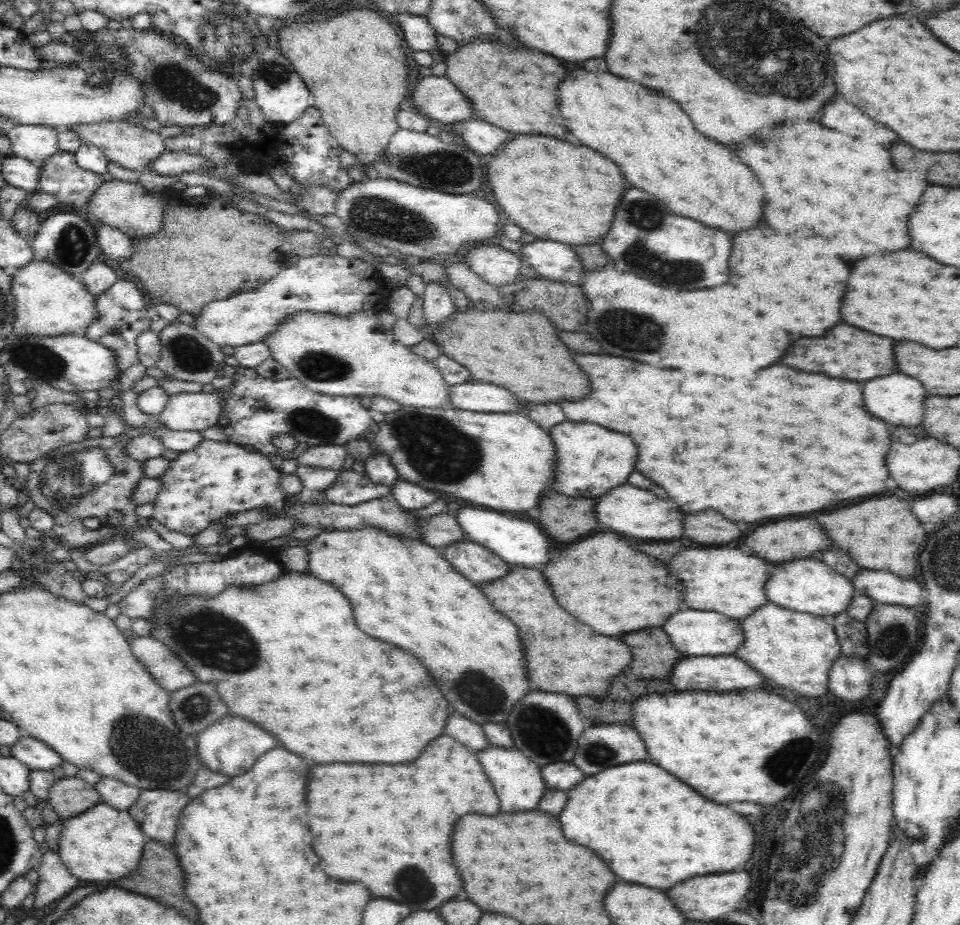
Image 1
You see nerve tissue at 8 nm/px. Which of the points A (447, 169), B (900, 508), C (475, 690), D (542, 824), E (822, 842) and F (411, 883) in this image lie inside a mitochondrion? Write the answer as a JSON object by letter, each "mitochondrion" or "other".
{"A":"mitochondrion","B":"other","C":"mitochondrion","D":"other","E":"mitochondrion","F":"mitochondrion"}

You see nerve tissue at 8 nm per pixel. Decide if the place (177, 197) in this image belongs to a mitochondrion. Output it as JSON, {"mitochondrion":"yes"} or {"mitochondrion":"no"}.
{"mitochondrion":"no"}

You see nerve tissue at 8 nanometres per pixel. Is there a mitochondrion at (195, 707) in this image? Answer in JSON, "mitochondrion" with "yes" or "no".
{"mitochondrion":"yes"}

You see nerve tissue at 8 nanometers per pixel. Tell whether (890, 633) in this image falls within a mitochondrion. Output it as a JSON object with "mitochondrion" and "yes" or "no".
{"mitochondrion":"yes"}

